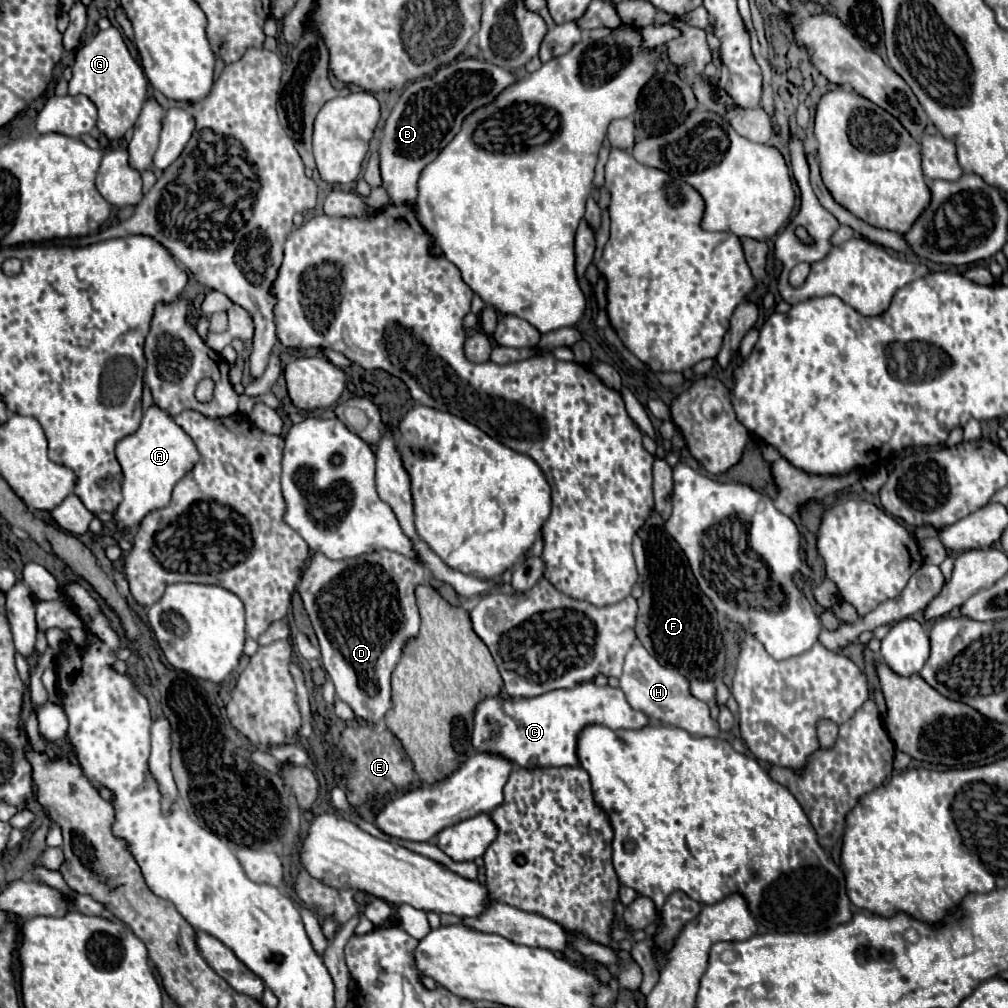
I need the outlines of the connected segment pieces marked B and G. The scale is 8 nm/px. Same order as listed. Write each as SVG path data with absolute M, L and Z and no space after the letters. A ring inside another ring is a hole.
M459 58L453 64L441 66L433 76L409 84L385 120L379 140L379 168L389 202L415 204L421 170L437 158L439 148L445 148L445 144L453 140L461 128L461 120L473 112L473 108L493 100L493 96L513 84L513 80L511 72L495 64L477 58Z
M117 28L99 30L91 42L81 46L75 54L73 78L69 80L69 94L85 94L99 110L97 128L109 138L123 138L129 128L133 128L143 102L147 98L147 78L141 66L133 60L127 44Z

